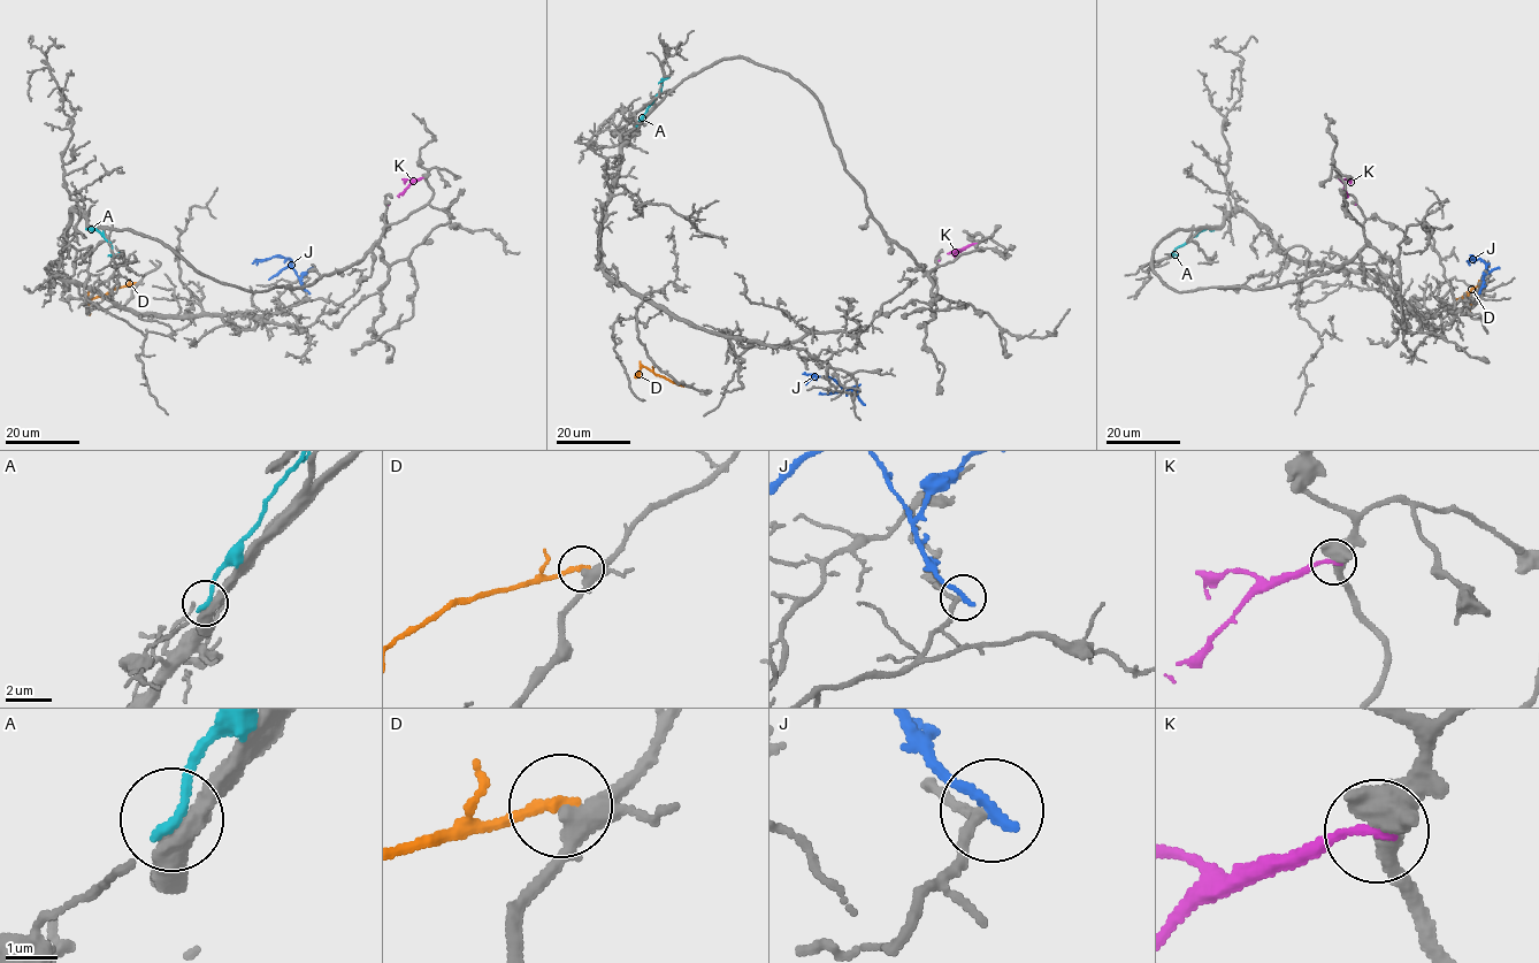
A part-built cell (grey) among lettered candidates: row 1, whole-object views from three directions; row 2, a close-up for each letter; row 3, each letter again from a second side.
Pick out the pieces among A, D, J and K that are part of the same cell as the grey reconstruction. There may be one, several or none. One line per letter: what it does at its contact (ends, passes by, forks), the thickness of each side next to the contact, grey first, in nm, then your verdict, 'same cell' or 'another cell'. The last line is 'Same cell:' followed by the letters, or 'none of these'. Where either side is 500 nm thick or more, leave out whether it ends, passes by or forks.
A: it ends | 460/200 nm | another cell
D: it ends | 300/240 nm | another cell
J: it ends | 180/260 nm | another cell
K: 600/180 nm | another cell
Same cell: none of these

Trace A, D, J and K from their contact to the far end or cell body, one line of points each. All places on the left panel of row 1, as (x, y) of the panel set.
A: (86, 229), (96, 229), (110, 244), (112, 252), (119, 252)
D: (135, 283), (89, 298), (90, 315)
J: (307, 291), (290, 259), (275, 257), (252, 262)
K: (425, 177), (412, 182), (388, 205)

